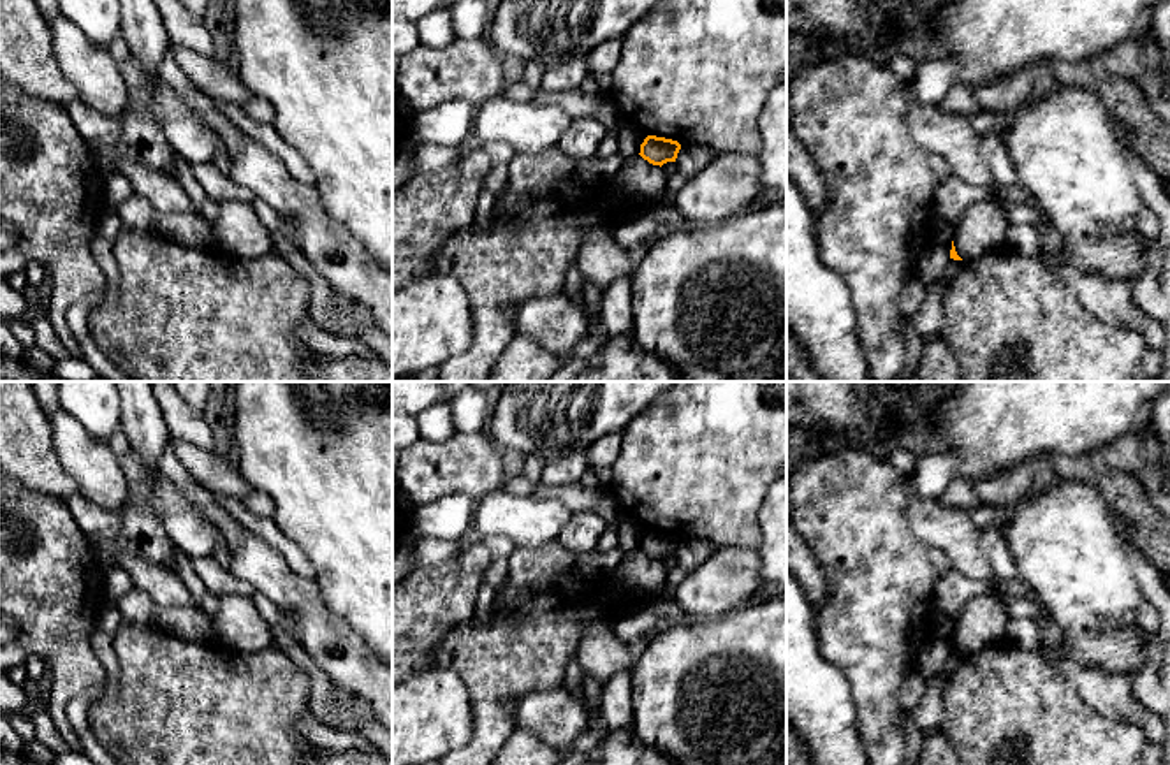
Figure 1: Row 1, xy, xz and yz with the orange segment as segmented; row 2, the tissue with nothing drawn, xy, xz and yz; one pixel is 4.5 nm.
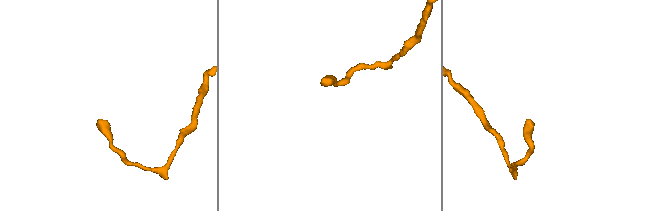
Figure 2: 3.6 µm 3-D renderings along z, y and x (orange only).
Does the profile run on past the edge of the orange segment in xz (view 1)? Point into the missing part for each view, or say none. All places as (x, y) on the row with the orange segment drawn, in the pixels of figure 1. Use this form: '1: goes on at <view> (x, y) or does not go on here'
1: does not go on here

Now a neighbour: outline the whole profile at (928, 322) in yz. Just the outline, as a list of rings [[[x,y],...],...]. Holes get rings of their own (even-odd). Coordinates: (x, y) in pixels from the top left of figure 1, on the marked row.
[[[934,281],[925,287],[925,297],[918,313],[911,318],[922,341],[941,336],[943,311],[941,301],[948,283]]]

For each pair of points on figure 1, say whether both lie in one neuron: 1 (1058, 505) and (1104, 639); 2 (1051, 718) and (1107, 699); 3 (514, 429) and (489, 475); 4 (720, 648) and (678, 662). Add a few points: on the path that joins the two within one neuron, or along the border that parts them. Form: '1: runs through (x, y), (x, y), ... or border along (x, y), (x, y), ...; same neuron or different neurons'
1: runs through (1065, 539), (1065, 546), (1091, 591), (1095, 605); same neuron
2: border along (1060, 674), (1088, 706), (1107, 718), (1125, 721); different neurons
3: border along (486, 428), (498, 449); different neurons
4: runs through (709, 658), (688, 662); same neuron

